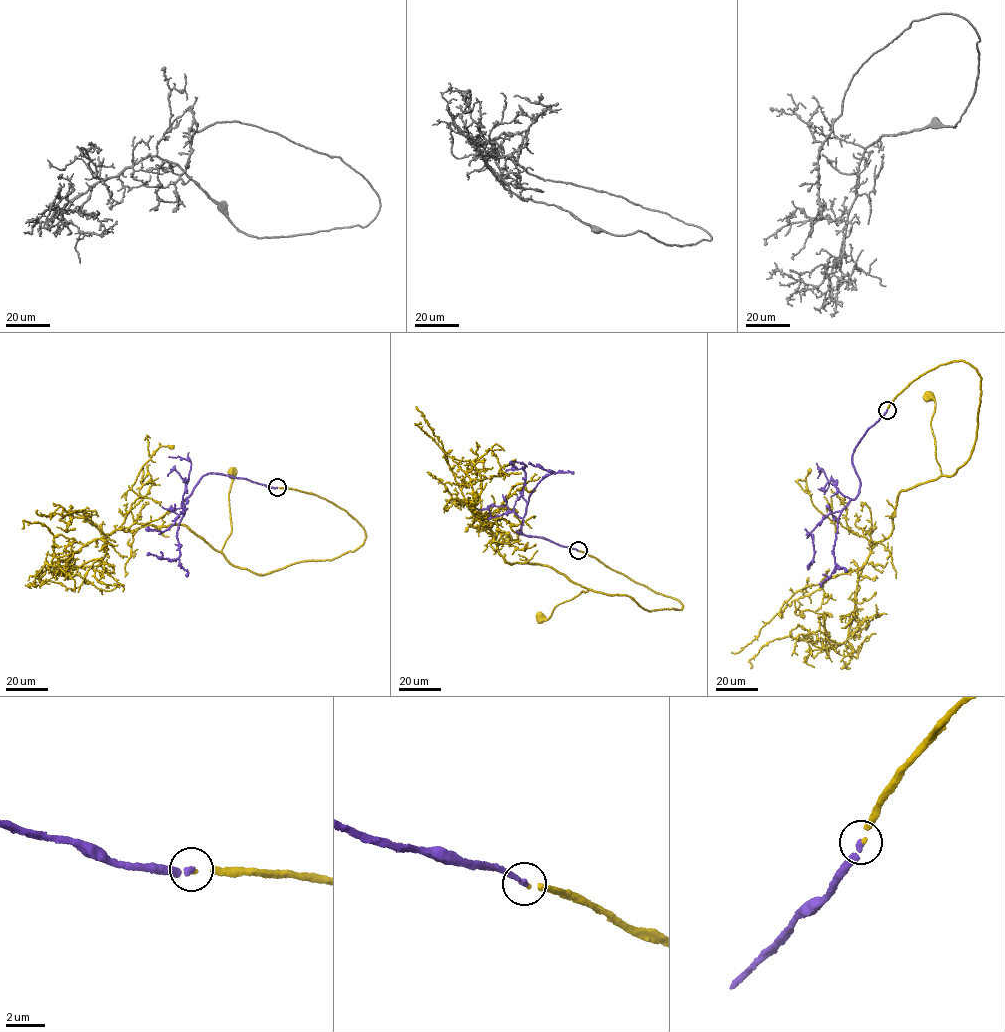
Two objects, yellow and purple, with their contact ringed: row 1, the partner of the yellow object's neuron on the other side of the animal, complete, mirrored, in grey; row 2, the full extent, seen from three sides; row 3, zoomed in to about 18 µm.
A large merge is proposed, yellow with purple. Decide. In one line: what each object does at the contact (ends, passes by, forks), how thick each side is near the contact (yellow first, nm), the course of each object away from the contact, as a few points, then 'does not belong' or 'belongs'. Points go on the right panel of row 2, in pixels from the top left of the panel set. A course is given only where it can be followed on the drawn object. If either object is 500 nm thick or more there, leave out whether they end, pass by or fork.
yellow ends | purple ends | 120/260 nm | yellow via (887, 410), (940, 364), (976, 369), (976, 436), (951, 476), (936, 460), (927, 395) | purple via (887, 410), (866, 431), (851, 455), (859, 478), (859, 493), (838, 518), (834, 570), (821, 586) | belongs

